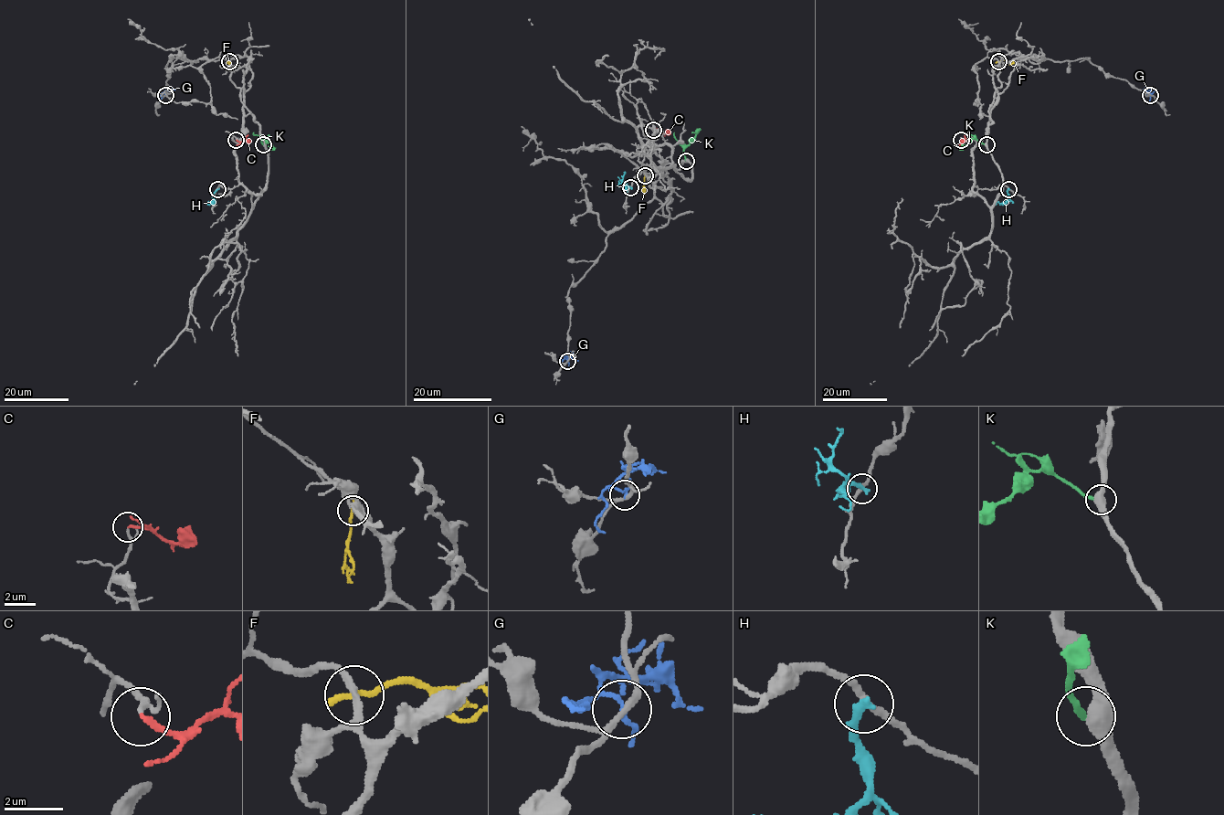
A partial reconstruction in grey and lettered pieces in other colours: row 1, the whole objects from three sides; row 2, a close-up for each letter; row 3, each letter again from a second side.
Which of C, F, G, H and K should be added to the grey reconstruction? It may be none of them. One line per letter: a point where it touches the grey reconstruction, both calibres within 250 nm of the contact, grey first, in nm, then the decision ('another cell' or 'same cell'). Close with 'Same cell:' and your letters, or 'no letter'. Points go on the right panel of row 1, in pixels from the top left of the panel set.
C: contact (961, 140); calibres 110 and 180 nm; same cell
F: contact (998, 61); calibres 240 and 260 nm; another cell
G: contact (1150, 95); calibres 240 and 140 nm; another cell
H: contact (1008, 189); calibres 200 and 320 nm; another cell
K: contact (986, 144); calibres 500 and 200 nm; another cell
Same cell: C

